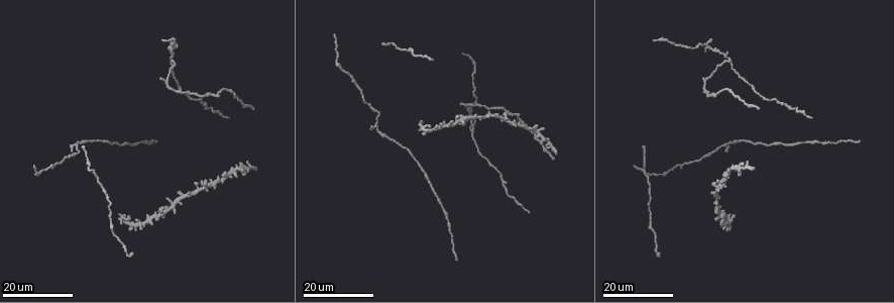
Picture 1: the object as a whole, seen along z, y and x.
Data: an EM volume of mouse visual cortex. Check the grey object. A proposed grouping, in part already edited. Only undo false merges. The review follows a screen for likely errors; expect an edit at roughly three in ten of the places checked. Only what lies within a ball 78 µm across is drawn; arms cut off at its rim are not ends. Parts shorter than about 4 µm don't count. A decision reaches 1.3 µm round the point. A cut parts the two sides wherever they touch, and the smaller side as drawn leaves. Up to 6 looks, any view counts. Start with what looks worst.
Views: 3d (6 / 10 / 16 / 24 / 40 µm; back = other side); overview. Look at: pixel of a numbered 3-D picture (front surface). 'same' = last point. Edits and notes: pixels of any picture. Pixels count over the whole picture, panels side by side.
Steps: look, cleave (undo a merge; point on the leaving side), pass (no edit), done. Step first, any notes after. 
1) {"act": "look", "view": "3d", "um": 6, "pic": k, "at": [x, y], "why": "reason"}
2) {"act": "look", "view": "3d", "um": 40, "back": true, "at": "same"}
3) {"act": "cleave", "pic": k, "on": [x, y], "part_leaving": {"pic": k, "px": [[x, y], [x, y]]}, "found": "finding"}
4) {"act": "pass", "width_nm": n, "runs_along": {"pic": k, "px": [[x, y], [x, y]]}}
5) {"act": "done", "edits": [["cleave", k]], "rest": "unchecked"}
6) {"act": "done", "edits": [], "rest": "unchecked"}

{"act": "look", "view": "3d", "um": 24, "pic": 1, "at": [730, 61], "why": "three arms meet"}

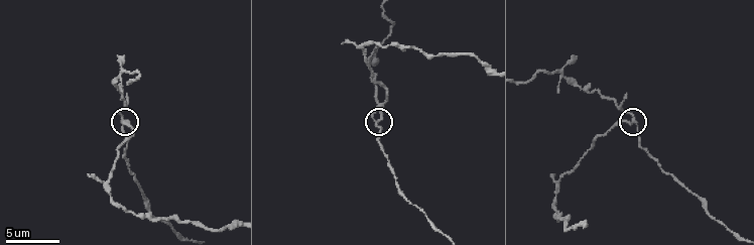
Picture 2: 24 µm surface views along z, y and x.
{"act": "look", "view": "3d", "um": 10, "pic": 2, "at": [634, 117]}

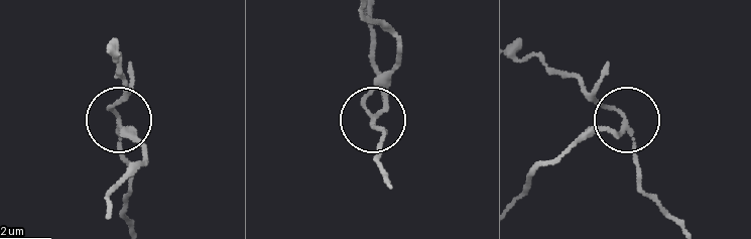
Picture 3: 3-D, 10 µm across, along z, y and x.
{"act": "cleave", "pic": 3, "on": [136, 132], "arms": 3, "found": "two neurons meet here"}

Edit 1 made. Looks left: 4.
{"act": "look", "view": "overview"}

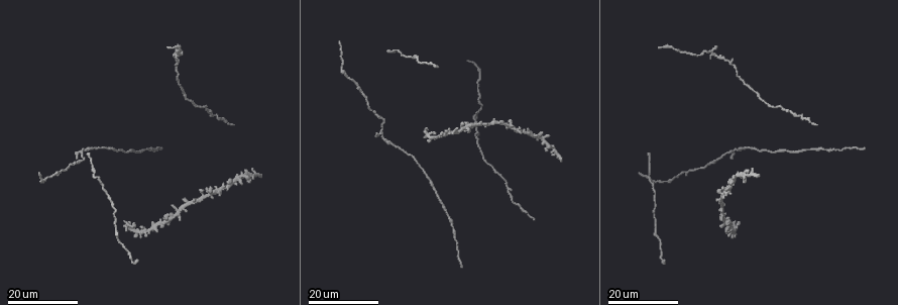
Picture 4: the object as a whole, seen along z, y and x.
{"act": "look", "view": "3d", "um": 24, "pic": 4, "at": [425, 135], "why": "four or more arms meet"}

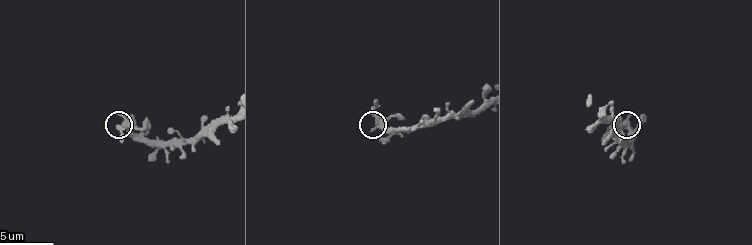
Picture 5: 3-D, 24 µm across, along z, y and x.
{"act": "look", "view": "3d", "um": 6, "pic": 5, "at": [124, 122], "why": "closer look"}

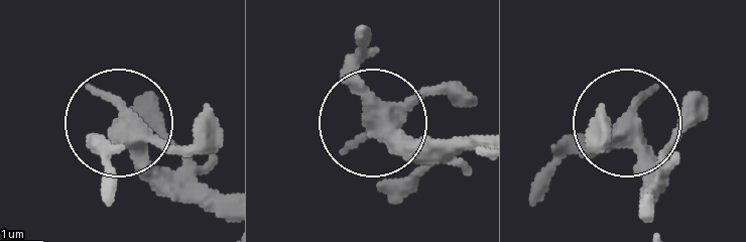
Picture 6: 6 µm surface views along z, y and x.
{"act": "pass", "side_arm_um": 54, "arms": 4, "found": "one neuron here"}

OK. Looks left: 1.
{"act": "look", "view": "3d", "um": 10, "pic": 2, "at": [122, 70], "why": "four arms meet"}

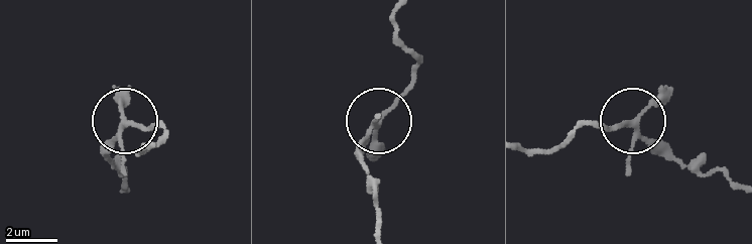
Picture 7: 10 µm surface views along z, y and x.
{"act": "cleave", "pic": 7, "on": [376, 114], "part_leaving": {"pic": 7, "px": [[368, 133], [401, 96], [416, 64], [394, 11]]}, "found": "a second neuron is stuck on"}

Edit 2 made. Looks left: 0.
{"act": "done", "edits": [["cleave", 3], ["cleave", 7]], "rest": "unchecked"}

